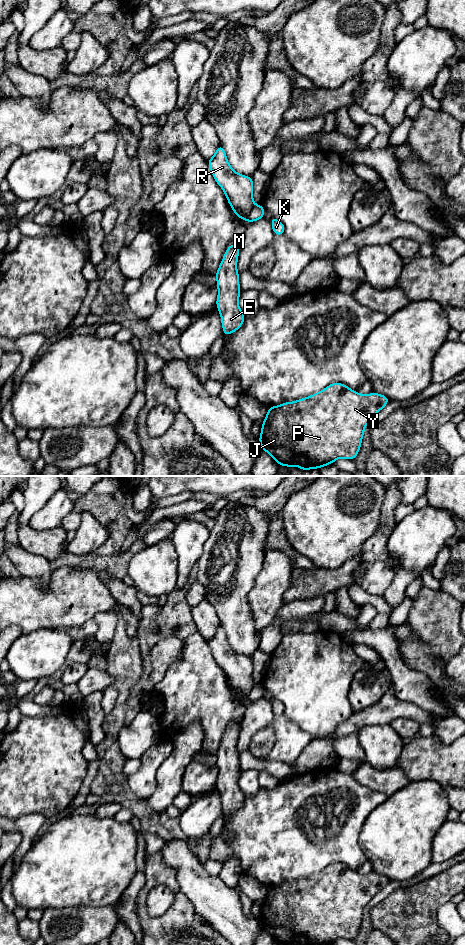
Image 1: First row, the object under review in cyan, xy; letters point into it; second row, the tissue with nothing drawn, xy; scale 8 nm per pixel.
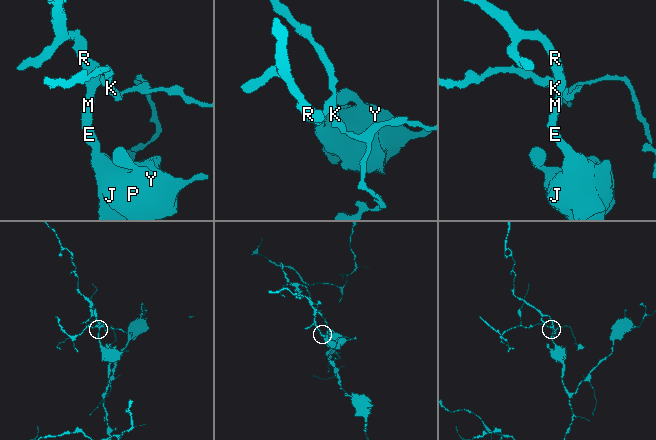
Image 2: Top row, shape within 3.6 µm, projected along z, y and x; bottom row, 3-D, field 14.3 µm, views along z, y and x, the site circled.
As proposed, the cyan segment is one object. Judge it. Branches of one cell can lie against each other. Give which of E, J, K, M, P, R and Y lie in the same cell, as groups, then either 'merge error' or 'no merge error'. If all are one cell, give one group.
E J M P R Y / K | merge error

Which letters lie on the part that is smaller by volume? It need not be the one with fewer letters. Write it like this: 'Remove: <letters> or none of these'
Remove: K

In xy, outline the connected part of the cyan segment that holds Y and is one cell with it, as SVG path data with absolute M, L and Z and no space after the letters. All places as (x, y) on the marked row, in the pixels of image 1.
M332 383L309 397L269 407L262 422L260 446L279 466L296 466L303 471L319 469L340 458L354 460L365 427L389 401L382 394L362 395L345 384Z

